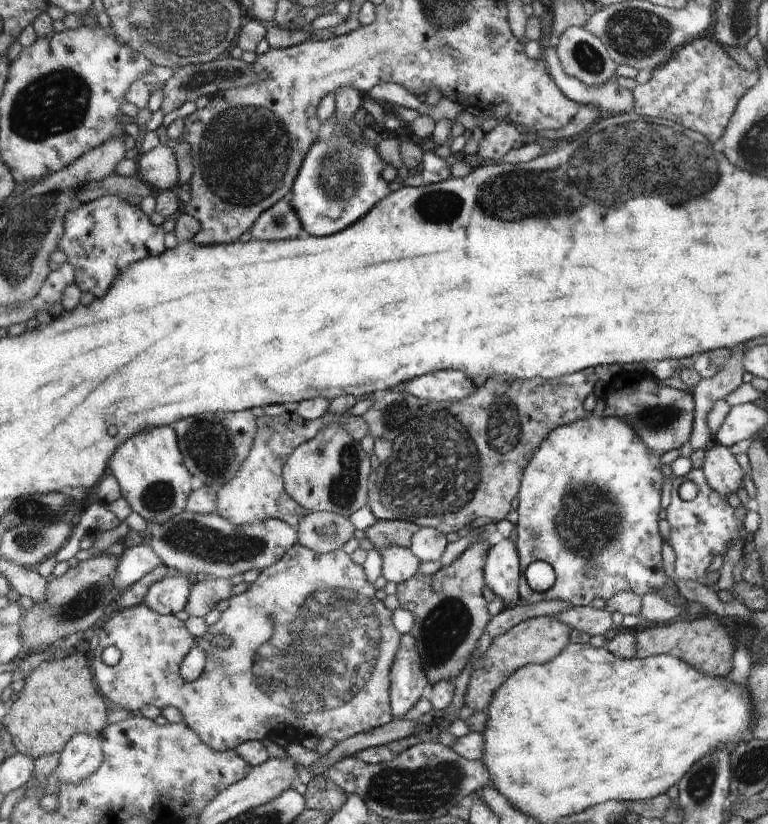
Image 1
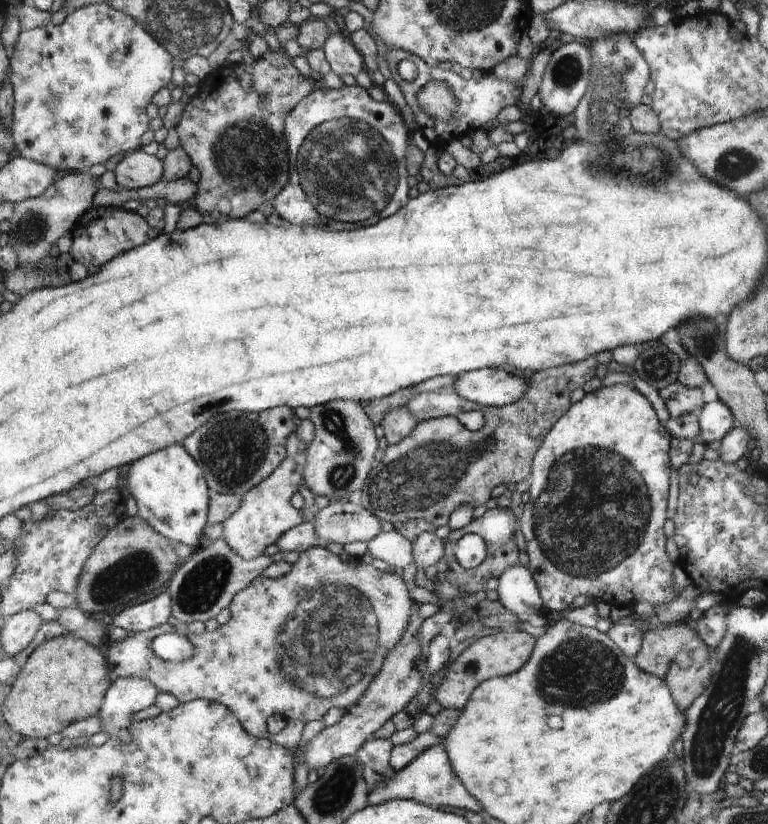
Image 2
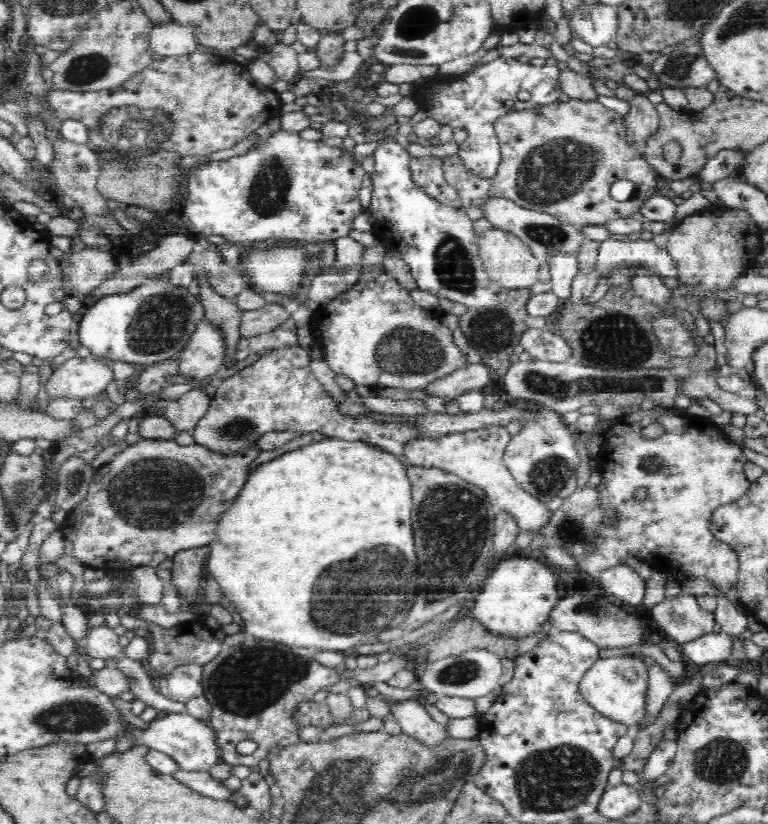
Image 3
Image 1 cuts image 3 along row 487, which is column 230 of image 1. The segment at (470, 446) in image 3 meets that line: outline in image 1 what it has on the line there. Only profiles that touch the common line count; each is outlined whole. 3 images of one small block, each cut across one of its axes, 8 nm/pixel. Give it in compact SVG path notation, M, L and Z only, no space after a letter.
M294 409L281 416L258 416L257 432L251 452L247 455L243 468L231 482L226 482L219 490L217 513L231 519L238 525L250 525L265 519L277 519L296 528L310 513L299 503L292 501L283 486L282 468L288 456L304 442L315 438L333 420L333 414L314 421L301 418Z

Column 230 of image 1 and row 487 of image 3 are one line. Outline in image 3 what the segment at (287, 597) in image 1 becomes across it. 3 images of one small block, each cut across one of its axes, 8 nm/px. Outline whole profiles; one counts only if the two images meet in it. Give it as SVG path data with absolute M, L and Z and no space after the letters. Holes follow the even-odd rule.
M636 408L608 421L610 424L600 424L599 430L604 434L604 439L594 467L600 470L606 483L604 488L599 486L599 501L607 512L617 514L620 521L616 530L611 530L608 516L608 524L603 530L603 535L595 540L597 549L576 566L590 575L598 576L604 568L622 563L623 557L638 557L650 564L672 560L672 567L676 566L676 571L684 577L704 576L720 591L727 592L733 588L738 576L738 557L730 546L712 536L708 531L708 520L714 508L735 501L750 489L752 483L744 472L747 459L742 449L733 444L722 428L708 417L698 419L689 414L657 414L656 418L653 418L650 412ZM653 421L663 425L664 433L658 438L645 438L642 428ZM639 487L648 489L648 496L641 502L633 497Z

